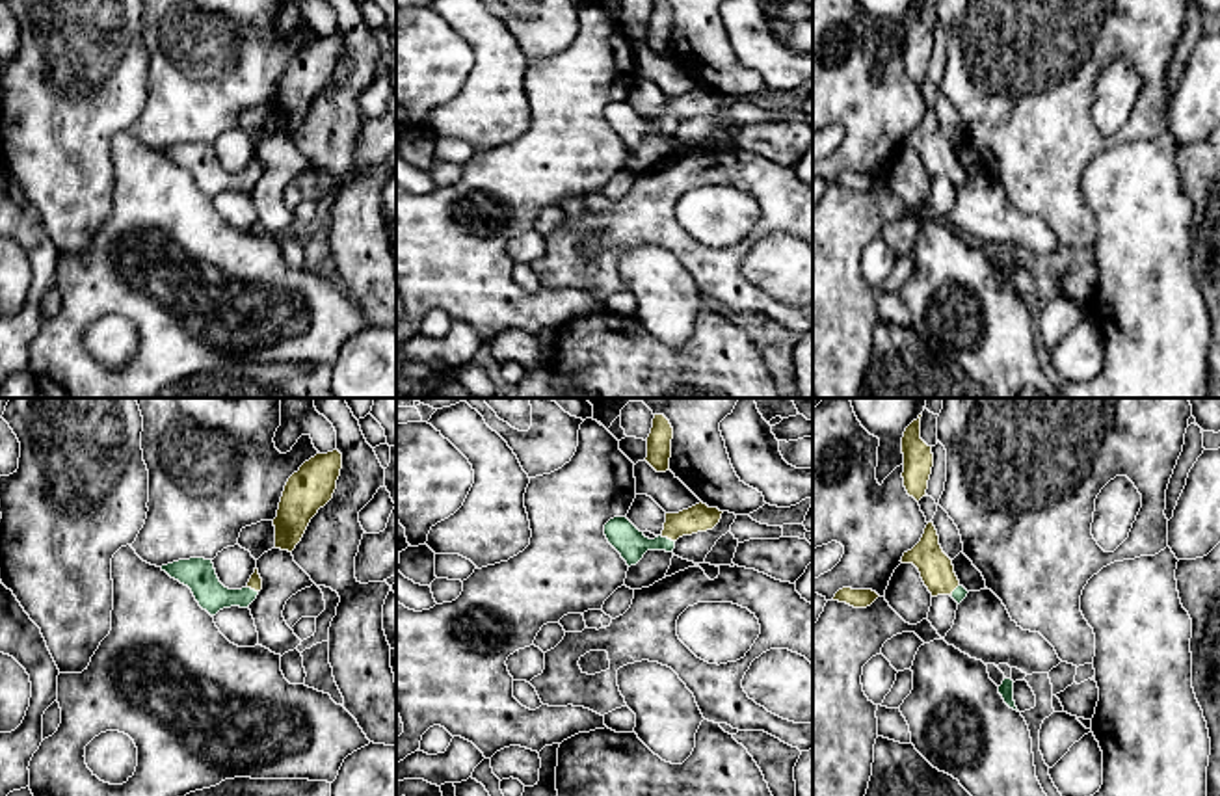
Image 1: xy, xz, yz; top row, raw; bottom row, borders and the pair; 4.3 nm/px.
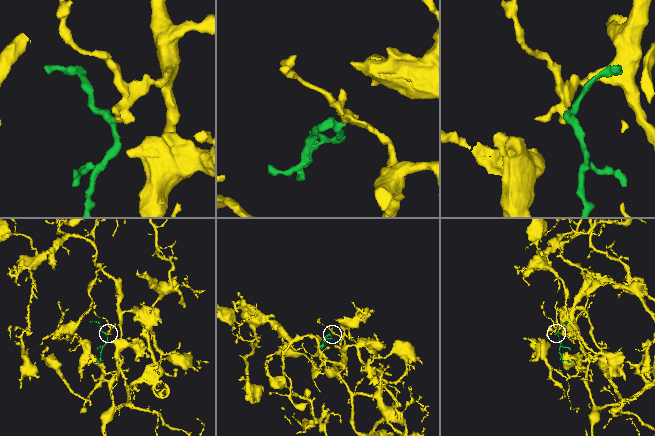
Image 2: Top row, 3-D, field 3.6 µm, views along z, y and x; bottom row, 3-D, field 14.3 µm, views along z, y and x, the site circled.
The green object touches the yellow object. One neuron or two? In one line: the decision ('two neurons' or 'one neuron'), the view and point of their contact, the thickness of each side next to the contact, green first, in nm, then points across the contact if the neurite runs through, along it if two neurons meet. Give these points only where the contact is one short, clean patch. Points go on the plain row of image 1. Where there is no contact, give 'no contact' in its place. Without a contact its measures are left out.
one neuron; contact xz (666, 121); calibres 140 and 120 nm; way xz (622, 118), (631, 127), (666, 121), (681, 106), (700, 101)

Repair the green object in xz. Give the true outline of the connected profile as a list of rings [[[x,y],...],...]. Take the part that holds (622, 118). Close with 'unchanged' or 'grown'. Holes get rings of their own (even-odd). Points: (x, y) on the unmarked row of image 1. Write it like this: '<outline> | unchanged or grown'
[[[703,86],[679,97],[666,97],[664,113],[655,123],[645,121],[627,100],[614,100],[604,108],[604,119],[630,151],[647,134],[673,136],[679,121],[712,113],[720,106],[722,97],[718,91],[709,91]]] | grown

